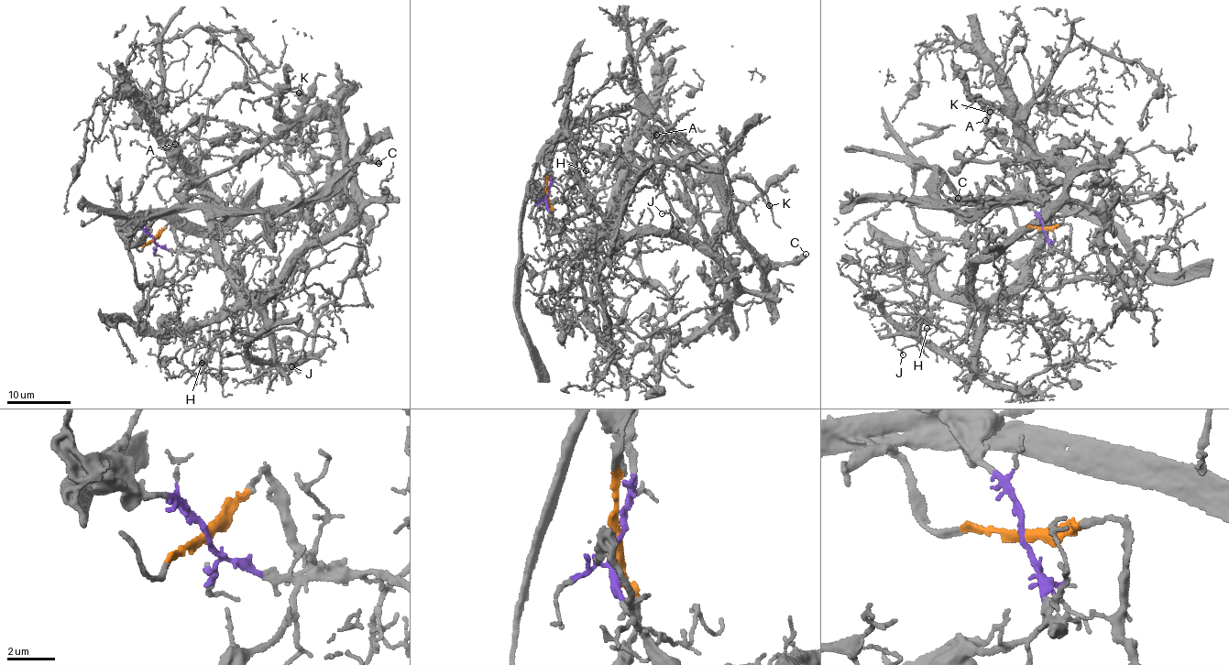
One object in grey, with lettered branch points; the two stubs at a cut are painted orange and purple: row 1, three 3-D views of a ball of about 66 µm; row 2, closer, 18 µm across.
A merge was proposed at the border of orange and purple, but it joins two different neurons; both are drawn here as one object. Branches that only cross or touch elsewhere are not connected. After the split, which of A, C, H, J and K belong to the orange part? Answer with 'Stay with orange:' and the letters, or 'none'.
Stay with orange: C

